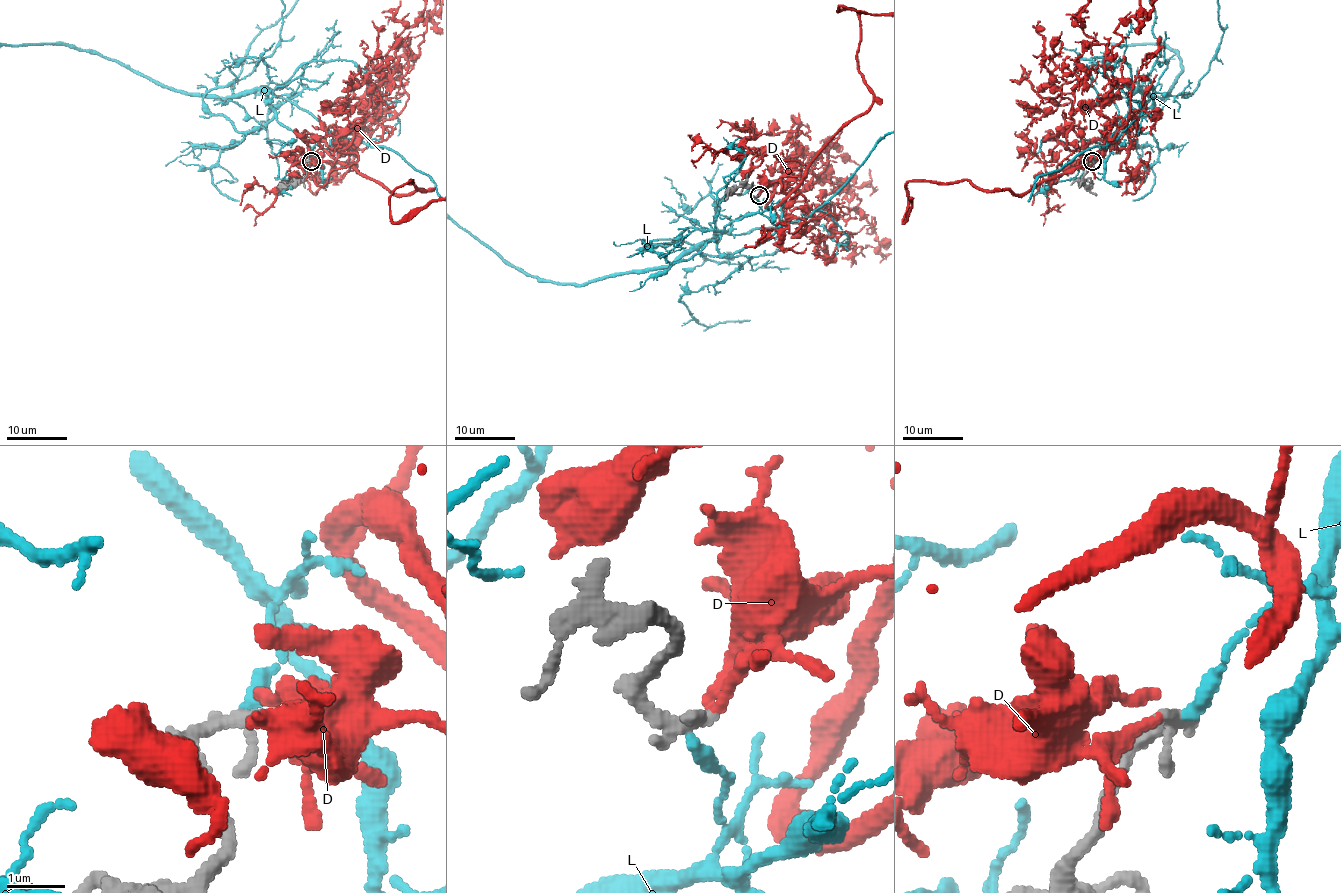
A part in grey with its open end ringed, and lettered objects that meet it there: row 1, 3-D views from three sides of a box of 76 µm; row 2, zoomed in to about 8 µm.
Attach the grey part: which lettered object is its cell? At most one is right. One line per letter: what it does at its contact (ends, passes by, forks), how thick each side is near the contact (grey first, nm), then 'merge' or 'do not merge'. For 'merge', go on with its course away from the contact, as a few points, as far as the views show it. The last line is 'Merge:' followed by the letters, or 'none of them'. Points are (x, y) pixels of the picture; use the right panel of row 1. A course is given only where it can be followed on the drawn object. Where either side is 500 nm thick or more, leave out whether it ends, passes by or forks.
D: it ends there; 280 nm thick on the grey side, 190 nm on the other; merge; it runs (1092, 161), (1078, 165), (1098, 153), (1024, 194), (908, 182), (904, 221), (911, 197), (943, 186)
L: it ends there; 320 nm thick on the grey side, 240 nm on the other; do not merge
Merge: D

